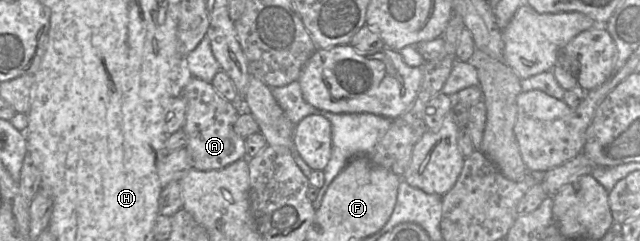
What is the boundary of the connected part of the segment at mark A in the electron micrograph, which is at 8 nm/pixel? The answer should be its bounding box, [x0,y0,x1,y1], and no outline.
[181,77,248,171]

